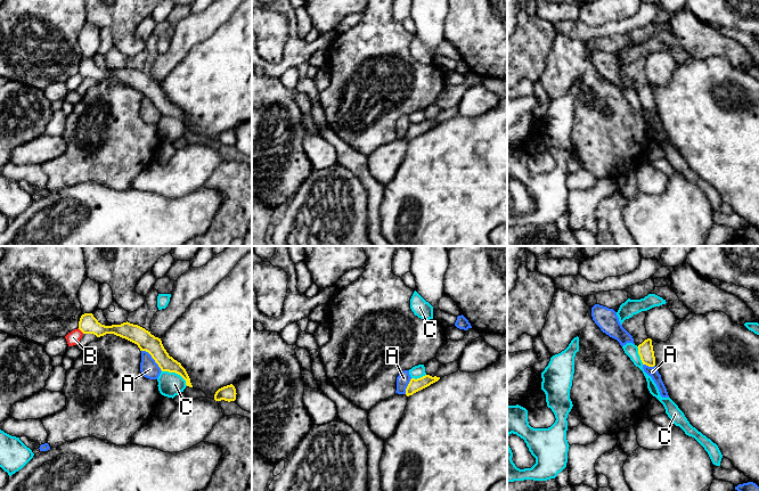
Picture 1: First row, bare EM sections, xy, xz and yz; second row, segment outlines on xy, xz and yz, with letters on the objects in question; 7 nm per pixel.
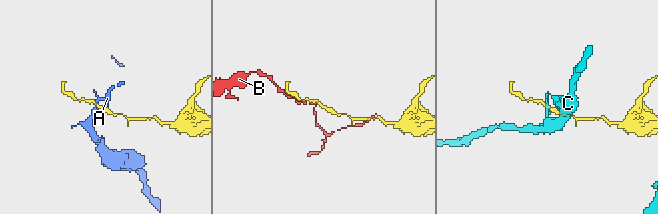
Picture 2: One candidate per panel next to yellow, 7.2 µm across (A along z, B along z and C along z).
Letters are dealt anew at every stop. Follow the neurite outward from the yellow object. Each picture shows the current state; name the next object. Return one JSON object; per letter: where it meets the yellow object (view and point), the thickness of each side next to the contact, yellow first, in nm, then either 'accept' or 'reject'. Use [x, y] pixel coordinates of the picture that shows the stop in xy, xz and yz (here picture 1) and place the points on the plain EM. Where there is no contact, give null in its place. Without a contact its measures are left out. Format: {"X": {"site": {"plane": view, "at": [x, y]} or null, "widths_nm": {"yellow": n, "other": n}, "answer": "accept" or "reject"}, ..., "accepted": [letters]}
{"A": {"site": {"plane": "xy", "at": [153, 103]}, "widths_nm": {"yellow": 130, "other": 130}, "answer": "reject"}, "B": {"site": {"plane": "xy", "at": [81, 75]}, "widths_nm": {"yellow": 140, "other": 90}, "answer": "reject"}, "C": {"site": {"plane": "xy", "at": [176, 117]}, "widths_nm": {"yellow": 120, "other": 180}, "answer": "reject"}, "accepted": []}

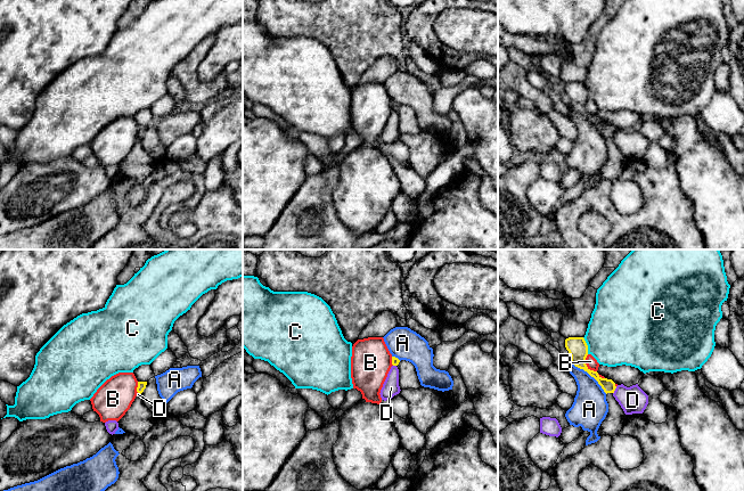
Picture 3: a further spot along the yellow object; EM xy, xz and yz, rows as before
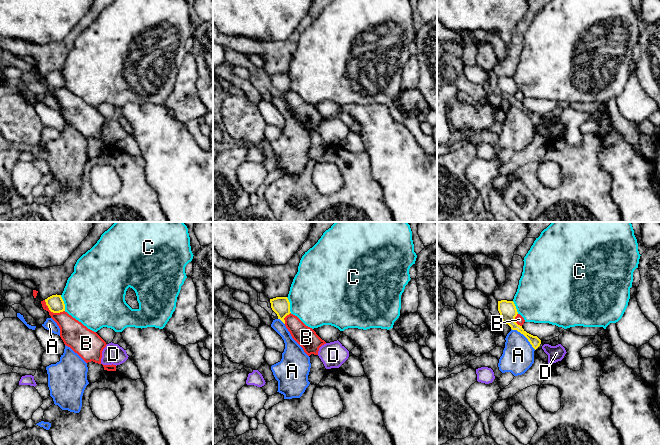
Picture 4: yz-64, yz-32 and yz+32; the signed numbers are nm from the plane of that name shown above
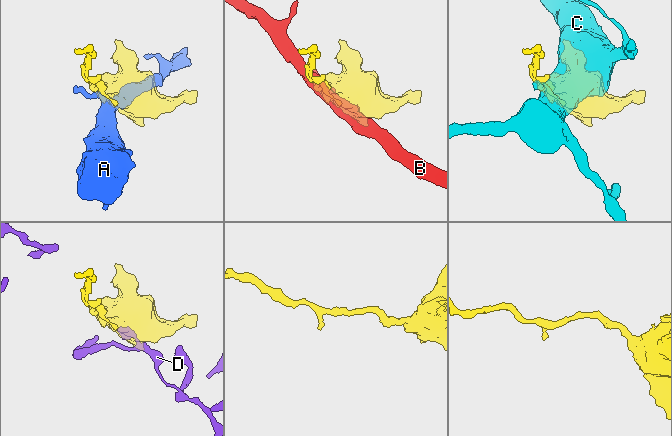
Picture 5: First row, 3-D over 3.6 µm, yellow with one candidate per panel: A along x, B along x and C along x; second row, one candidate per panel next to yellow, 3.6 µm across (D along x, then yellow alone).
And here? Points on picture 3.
{"A": {"site": {"plane": "yz", "at": [589, 119]}, "widths_nm": {"yellow": 140, "other": 240}, "answer": "reject"}, "B": {"site": {"plane": "yz", "at": [586, 109]}, "widths_nm": {"yellow": 140, "other": 80}, "answer": "reject"}, "C": {"site": {"plane": "yz", "at": [587, 90]}, "widths_nm": {"yellow": 140, "other": 460}, "answer": "reject"}, "D": {"site": {"plane": "yz", "at": [614, 134]}, "widths_nm": {"yellow": 90, "other": 190}, "answer": "reject"}, "accepted": []}

